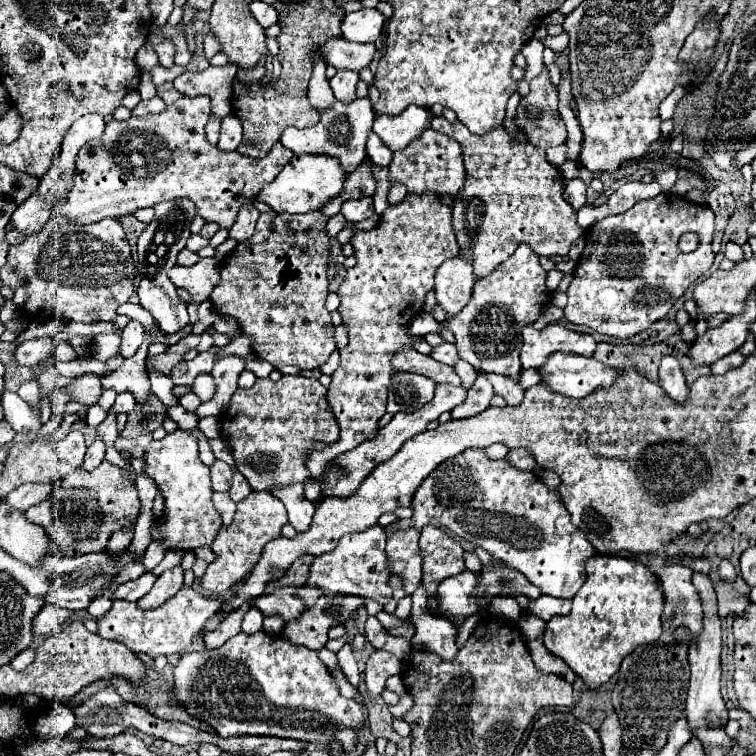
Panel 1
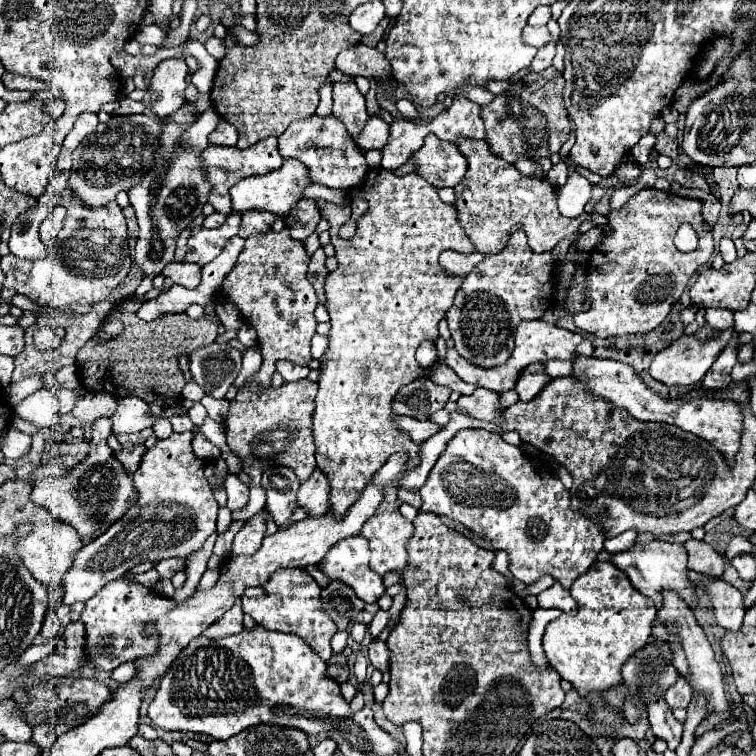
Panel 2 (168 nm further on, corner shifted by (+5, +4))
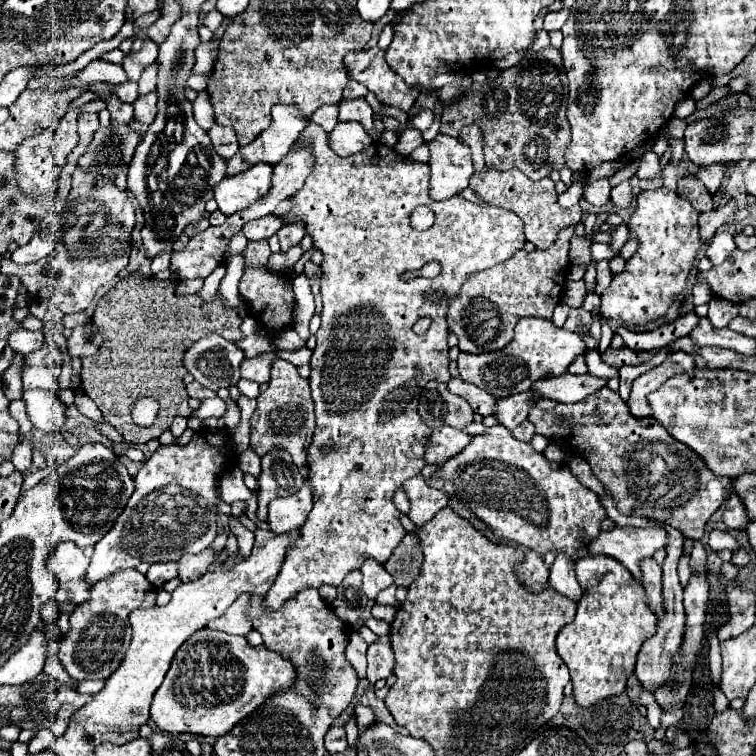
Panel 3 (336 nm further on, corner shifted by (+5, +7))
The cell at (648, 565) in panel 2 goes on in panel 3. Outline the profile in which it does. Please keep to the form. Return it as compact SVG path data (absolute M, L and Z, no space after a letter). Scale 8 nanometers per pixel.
M614 527L612 531L600 531L598 539L588 543L588 551L590 555L608 555L620 561L634 579L640 579L640 561L664 549L666 541L668 535L662 527Z

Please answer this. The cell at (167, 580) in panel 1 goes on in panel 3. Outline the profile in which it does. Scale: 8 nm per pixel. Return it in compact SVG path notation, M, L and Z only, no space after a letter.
M218 533L218 537L214 539L212 547L208 547L208 551L202 551L200 555L184 555L178 565L180 565L180 581L194 581L198 577L202 577L208 567L214 563L216 553L220 553L226 545L226 533Z

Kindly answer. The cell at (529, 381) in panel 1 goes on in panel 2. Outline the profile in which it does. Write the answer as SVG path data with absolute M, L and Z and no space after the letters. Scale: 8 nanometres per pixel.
M548 360L548 362L544 362L544 372L550 374L552 378L556 378L556 376L570 376L572 364L568 360Z

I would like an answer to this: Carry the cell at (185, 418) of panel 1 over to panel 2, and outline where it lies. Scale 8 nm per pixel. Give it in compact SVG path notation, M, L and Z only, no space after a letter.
M176 414L176 416L170 416L170 422L172 422L174 432L194 430L194 424L192 424L192 420L188 418L188 414Z

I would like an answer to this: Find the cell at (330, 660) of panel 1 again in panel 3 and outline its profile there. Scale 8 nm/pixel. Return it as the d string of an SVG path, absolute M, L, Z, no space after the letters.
M362 703L356 705L356 725L358 725L358 733L364 731L364 727L372 727L372 723L376 723L376 721L378 719L376 719L376 715L374 715L374 711L370 707L366 707Z

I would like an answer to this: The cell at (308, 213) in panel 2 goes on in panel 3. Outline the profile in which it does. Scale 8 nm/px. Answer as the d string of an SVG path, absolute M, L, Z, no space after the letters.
M286 225L278 231L278 239L280 239L280 251L286 253L290 247L298 245L304 239L304 225Z

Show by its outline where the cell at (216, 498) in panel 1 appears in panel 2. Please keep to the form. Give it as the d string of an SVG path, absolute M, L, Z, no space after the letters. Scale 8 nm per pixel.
M217 532L212 534L208 538L208 540L206 540L204 546L200 550L193 552L191 555L189 555L189 558L187 557L186 584L184 584L184 586L182 586L180 590L176 590L176 594L172 596L174 600L180 600L180 602L182 602L182 600L186 600L186 598L190 598L190 594L192 594L192 592L196 590L196 586L198 586L198 583L203 573L207 569L207 563L210 556L213 554L213 547L218 535L219 534Z

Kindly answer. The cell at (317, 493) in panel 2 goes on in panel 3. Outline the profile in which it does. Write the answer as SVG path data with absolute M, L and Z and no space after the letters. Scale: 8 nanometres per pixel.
M308 479L304 481L304 487L290 495L290 497L280 497L274 499L268 507L268 525L270 531L276 535L300 529L304 525L304 521L308 519L308 513L312 511L312 489Z

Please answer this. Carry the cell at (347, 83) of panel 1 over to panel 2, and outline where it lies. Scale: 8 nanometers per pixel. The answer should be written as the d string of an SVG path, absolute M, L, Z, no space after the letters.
M340 80L334 82L334 116L338 116L352 138L360 136L360 130L364 128L366 120L368 120L368 112L366 112L366 100L364 96L358 92L354 80Z

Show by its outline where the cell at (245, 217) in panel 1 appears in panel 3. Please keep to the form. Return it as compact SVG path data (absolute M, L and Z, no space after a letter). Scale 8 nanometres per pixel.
M266 215L266 217L260 217L260 219L246 223L242 233L252 241L260 241L260 239L270 239L280 227L282 227L282 223L276 215Z

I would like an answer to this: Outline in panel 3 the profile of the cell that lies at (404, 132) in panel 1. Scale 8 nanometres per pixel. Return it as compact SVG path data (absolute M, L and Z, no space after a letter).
M350 121L350 123L338 123L334 131L330 131L328 143L336 155L350 157L366 149L372 143L372 137L366 133L366 129L360 123Z

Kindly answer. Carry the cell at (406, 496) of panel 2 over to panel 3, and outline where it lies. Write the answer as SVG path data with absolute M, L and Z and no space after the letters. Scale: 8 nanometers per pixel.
M412 477L404 483L404 491L410 499L410 519L416 527L422 527L434 513L448 505L448 495L426 485L424 477Z

